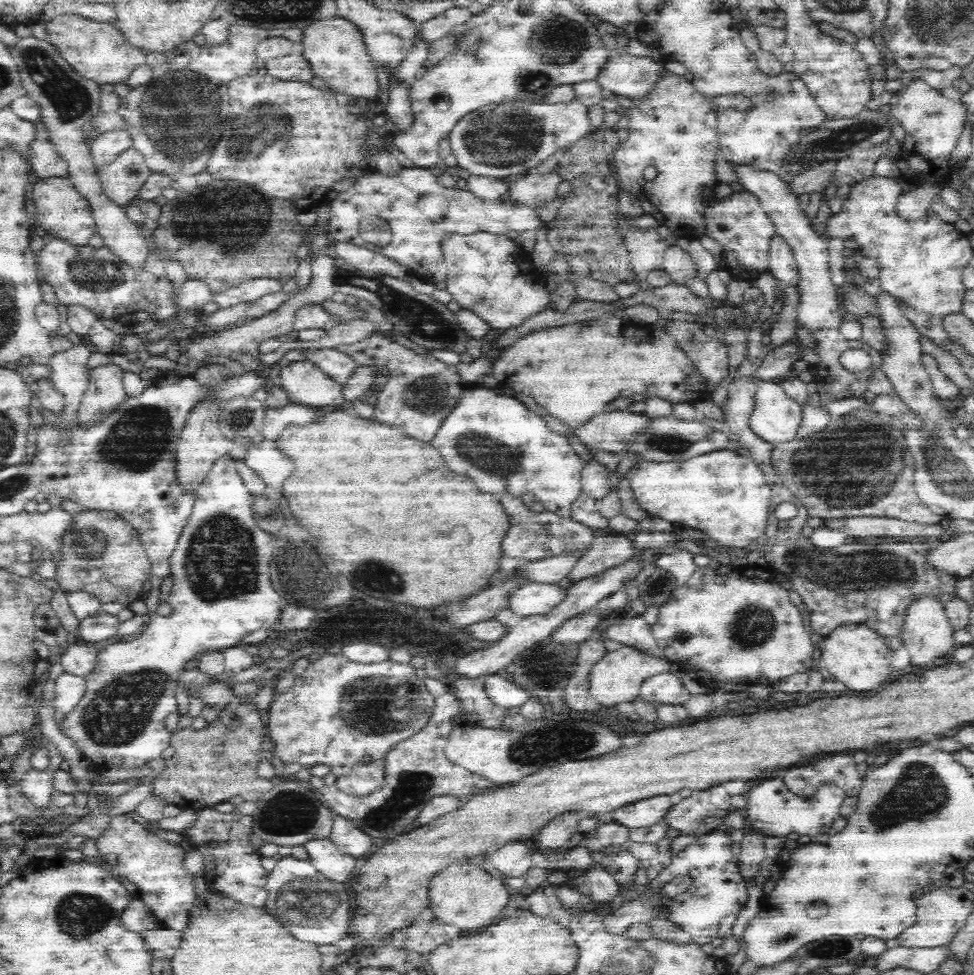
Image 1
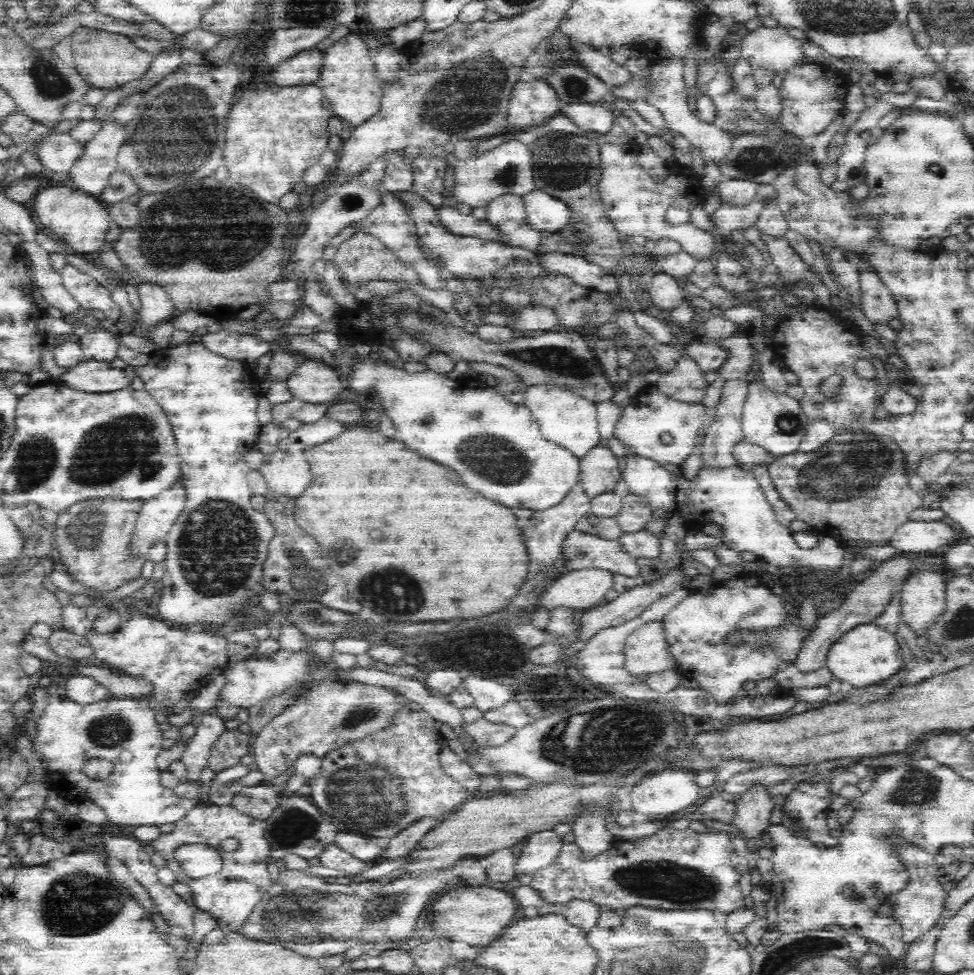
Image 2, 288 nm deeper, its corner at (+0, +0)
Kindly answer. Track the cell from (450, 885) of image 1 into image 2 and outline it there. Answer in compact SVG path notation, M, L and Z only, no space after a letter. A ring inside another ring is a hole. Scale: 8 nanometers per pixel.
M488 884L478 888L458 886L454 890L444 892L442 898L434 904L434 912L440 914L440 928L446 930L452 942L458 940L458 942L466 942L470 946L482 946L482 948L502 934L502 930L510 924L510 918L514 918L516 908L518 908L516 898Z

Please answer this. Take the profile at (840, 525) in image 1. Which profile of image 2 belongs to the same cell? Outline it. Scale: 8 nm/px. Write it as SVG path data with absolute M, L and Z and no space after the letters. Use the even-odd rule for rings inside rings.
M906 522L902 524L894 536L890 538L890 546L898 550L898 554L926 554L926 552L944 552L954 546L956 532L942 522Z

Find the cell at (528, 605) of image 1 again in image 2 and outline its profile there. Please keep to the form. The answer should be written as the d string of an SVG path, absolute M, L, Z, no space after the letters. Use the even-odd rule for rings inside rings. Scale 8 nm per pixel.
M602 570L562 572L540 596L540 606L546 612L564 608L576 614L600 608L606 602L606 592L614 588L614 576Z

